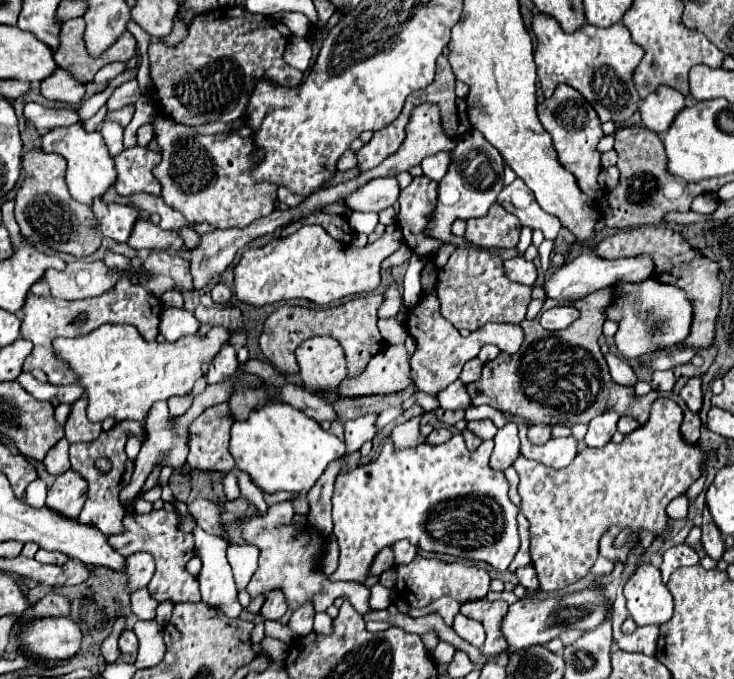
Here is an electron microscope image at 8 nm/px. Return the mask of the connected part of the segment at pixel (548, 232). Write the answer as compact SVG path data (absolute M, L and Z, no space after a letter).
M516 178L512 184L508 184L498 194L498 204L502 204L510 214L518 216L522 226L540 228L548 240L554 240L558 230L562 228L562 224L556 216L544 212L536 204L536 198L532 196L532 190L520 178Z

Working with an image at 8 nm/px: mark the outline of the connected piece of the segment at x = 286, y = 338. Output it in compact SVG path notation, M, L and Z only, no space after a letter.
M366 294L366 296L356 296L340 306L332 306L332 308L324 308L324 310L314 310L314 308L304 308L304 306L280 306L264 322L264 330L260 336L262 354L266 356L268 362L274 364L274 368L280 374L296 376L300 372L296 354L294 354L296 348L306 338L332 336L344 348L348 378L358 376L360 372L364 372L368 360L386 348L386 340L380 336L380 332L376 328L378 308L382 302L384 302L384 298L380 294Z

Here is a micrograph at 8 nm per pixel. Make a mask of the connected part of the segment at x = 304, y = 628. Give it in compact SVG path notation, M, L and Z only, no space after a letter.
M306 602L292 612L292 616L288 620L288 626L298 636L306 636L306 634L312 632L312 618L314 618L314 606L312 606L312 602Z

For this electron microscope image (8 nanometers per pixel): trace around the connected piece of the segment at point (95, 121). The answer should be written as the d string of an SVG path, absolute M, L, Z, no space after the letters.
M102 106L100 110L92 118L83 121L84 129L87 132L96 131L103 122L106 113L107 113L107 107Z

